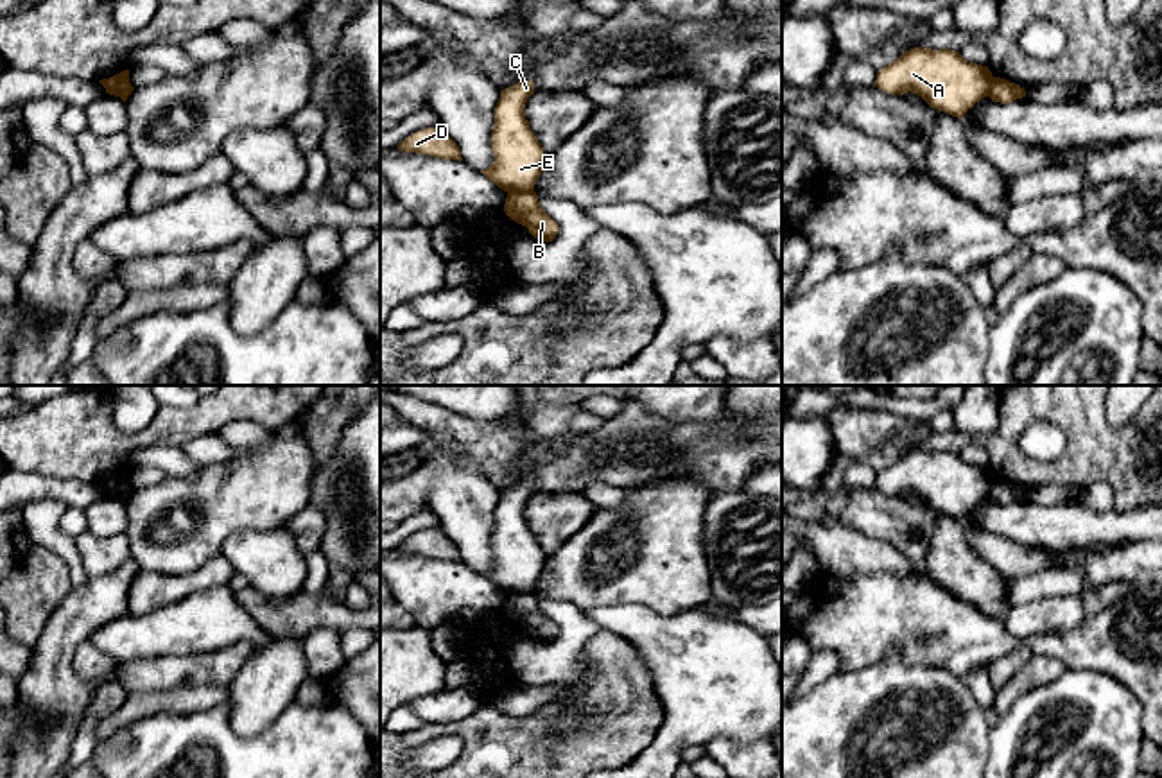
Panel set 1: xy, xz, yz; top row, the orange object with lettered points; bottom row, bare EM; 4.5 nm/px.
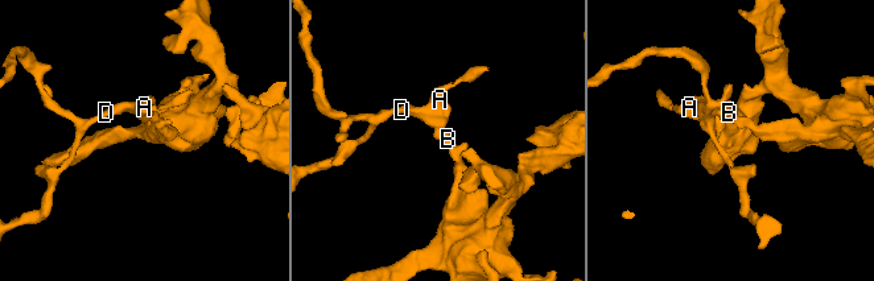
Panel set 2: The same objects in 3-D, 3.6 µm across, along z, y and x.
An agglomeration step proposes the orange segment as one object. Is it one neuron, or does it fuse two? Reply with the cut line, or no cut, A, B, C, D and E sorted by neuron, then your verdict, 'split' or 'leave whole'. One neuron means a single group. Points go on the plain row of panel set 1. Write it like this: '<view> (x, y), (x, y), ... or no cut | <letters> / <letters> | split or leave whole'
xz (533, 592), (511, 592), (508, 596) | A C D E / B | split

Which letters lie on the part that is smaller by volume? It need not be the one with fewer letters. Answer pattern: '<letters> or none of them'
A, C, D, E

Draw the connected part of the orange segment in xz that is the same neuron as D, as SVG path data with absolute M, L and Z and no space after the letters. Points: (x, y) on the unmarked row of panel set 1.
M441 527L418 532L396 549L405 554L463 563L459 547L443 532Z

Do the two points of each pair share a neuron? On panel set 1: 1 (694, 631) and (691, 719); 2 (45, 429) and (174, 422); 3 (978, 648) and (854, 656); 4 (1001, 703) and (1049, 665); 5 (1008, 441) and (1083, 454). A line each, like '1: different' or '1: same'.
1: same
2: same
3: same
4: same
5: same

